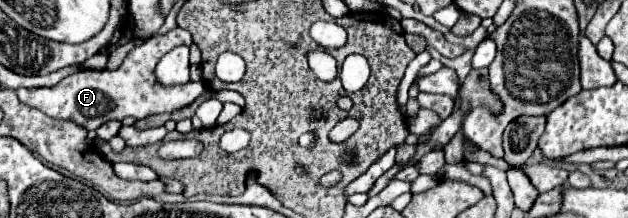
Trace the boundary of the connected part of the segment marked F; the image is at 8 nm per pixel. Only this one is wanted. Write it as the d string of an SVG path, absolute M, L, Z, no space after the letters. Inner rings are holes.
M174 28L162 36L152 36L144 40L144 44L130 50L124 64L118 70L80 70L68 78L64 78L60 84L52 88L20 88L16 94L20 102L28 104L30 108L36 108L50 118L58 120L70 120L86 130L96 130L104 122L118 120L122 122L126 117L136 120L144 119L151 115L172 113L190 102L194 102L206 86L202 82L188 82L180 86L162 86L158 84L158 78L154 74L156 64L160 58L170 52L176 46L190 46L192 36L190 32L182 28Z

